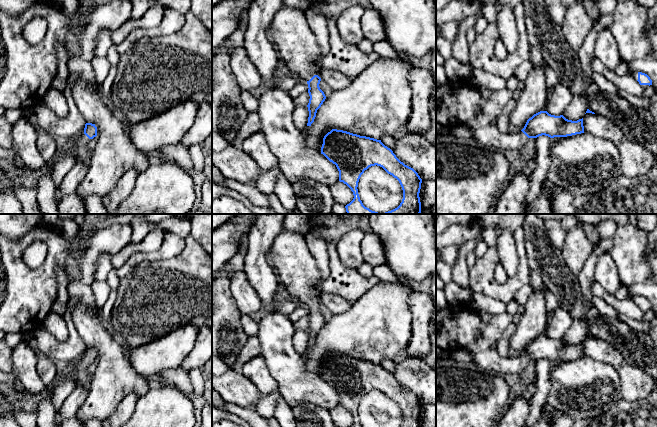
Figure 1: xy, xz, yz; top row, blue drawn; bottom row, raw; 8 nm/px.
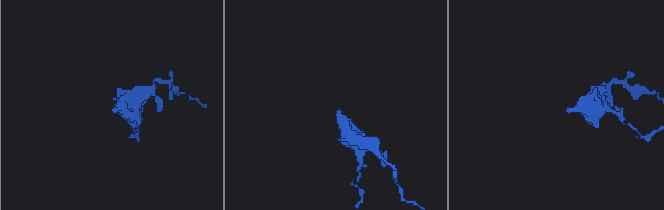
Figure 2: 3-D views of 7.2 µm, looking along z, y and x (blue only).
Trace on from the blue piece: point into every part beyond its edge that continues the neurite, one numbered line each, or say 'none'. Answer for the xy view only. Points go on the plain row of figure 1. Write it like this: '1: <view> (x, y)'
1: xy (81, 363)

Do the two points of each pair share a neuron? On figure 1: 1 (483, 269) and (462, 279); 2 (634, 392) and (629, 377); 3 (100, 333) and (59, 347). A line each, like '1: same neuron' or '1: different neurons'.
1: different neurons
2: same neuron
3: different neurons

